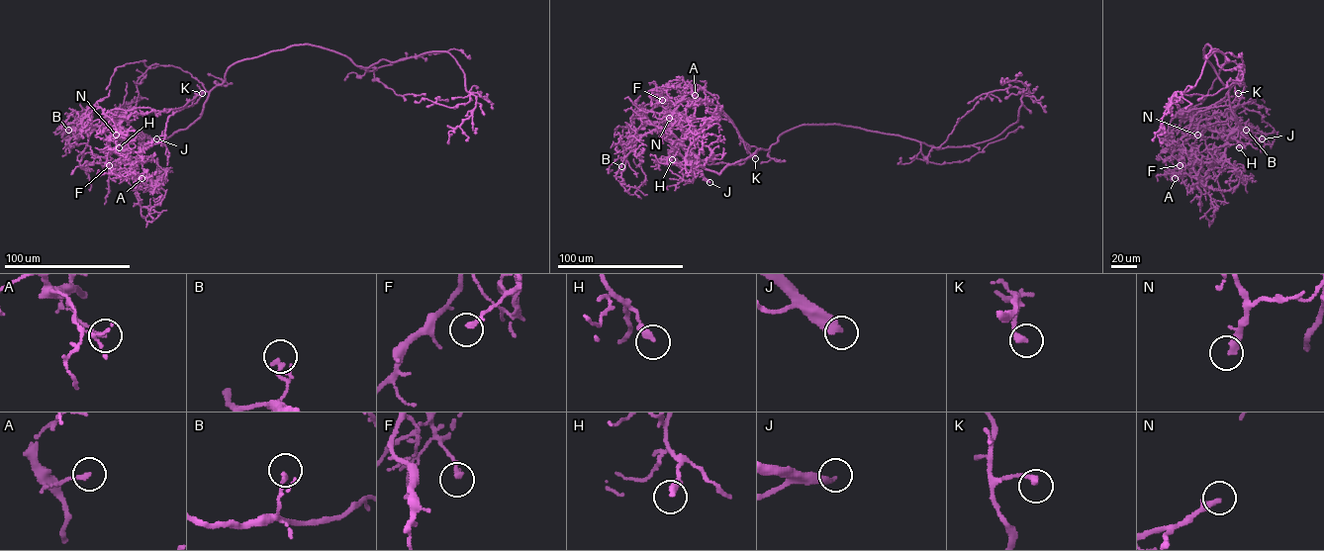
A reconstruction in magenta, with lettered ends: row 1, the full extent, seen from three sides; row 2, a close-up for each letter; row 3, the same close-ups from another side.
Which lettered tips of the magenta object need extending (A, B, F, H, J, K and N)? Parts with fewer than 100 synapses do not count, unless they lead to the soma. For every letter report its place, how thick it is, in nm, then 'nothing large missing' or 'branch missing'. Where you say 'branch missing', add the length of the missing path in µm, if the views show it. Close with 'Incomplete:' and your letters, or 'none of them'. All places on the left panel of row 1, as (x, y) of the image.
A: at (141, 178); 170 nm thick; nothing large missing
B: at (68, 130); 180 nm thick; nothing large missing
F: at (109, 165); 240 nm thick; nothing large missing
H: at (119, 147); 280 nm thick; nothing large missing
J: at (156, 138); 320 nm thick; branch missing; about 110 µm are missing
K: at (202, 93); 280 nm thick; nothing large missing
N: at (116, 135); 320 nm thick; nothing large missing
Incomplete: J

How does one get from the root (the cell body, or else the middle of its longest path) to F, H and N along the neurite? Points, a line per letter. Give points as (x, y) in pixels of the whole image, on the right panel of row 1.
F: (1211, 65), (1229, 87), (1239, 127), (1254, 138), (1237, 130), (1217, 161), (1201, 161), (1183, 148), (1180, 165)
H: (1211, 65), (1229, 87), (1230, 108), (1239, 127), (1254, 138), (1239, 130), (1230, 133), (1236, 126), (1239, 147)
N: (1211, 65), (1229, 87), (1239, 127), (1254, 138), (1237, 130), (1224, 155), (1204, 162), (1181, 147), (1197, 135)

